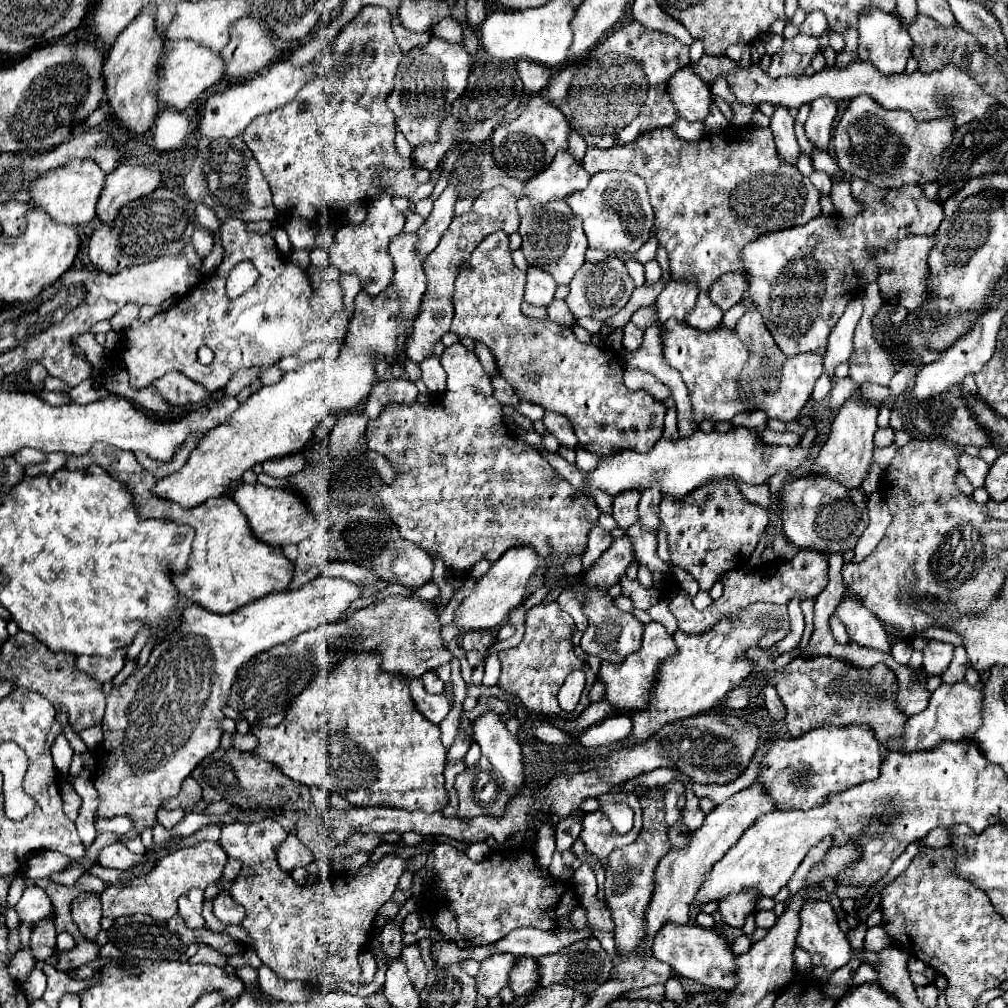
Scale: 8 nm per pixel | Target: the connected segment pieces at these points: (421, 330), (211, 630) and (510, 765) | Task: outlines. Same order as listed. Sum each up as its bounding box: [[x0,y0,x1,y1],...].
[[406,187,520,363],[94,575,362,833],[474,709,524,793]]

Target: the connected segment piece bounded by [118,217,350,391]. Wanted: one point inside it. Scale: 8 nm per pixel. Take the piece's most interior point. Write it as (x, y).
(273, 319)

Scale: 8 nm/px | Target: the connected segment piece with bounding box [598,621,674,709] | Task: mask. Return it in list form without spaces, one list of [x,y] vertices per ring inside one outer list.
[[[656,621],[646,623],[644,635],[642,635],[642,647],[636,653],[628,655],[620,665],[602,661],[598,679],[604,681],[604,687],[606,687],[604,701],[608,701],[616,709],[618,707],[620,709],[638,709],[638,707],[646,705],[646,693],[650,693],[650,677],[654,677],[654,673],[658,671],[658,661],[662,661],[662,657],[668,657],[670,653],[674,653],[674,639]]]

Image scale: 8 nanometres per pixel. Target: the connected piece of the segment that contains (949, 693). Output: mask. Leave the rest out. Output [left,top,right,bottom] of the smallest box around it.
[904,681,984,753]

